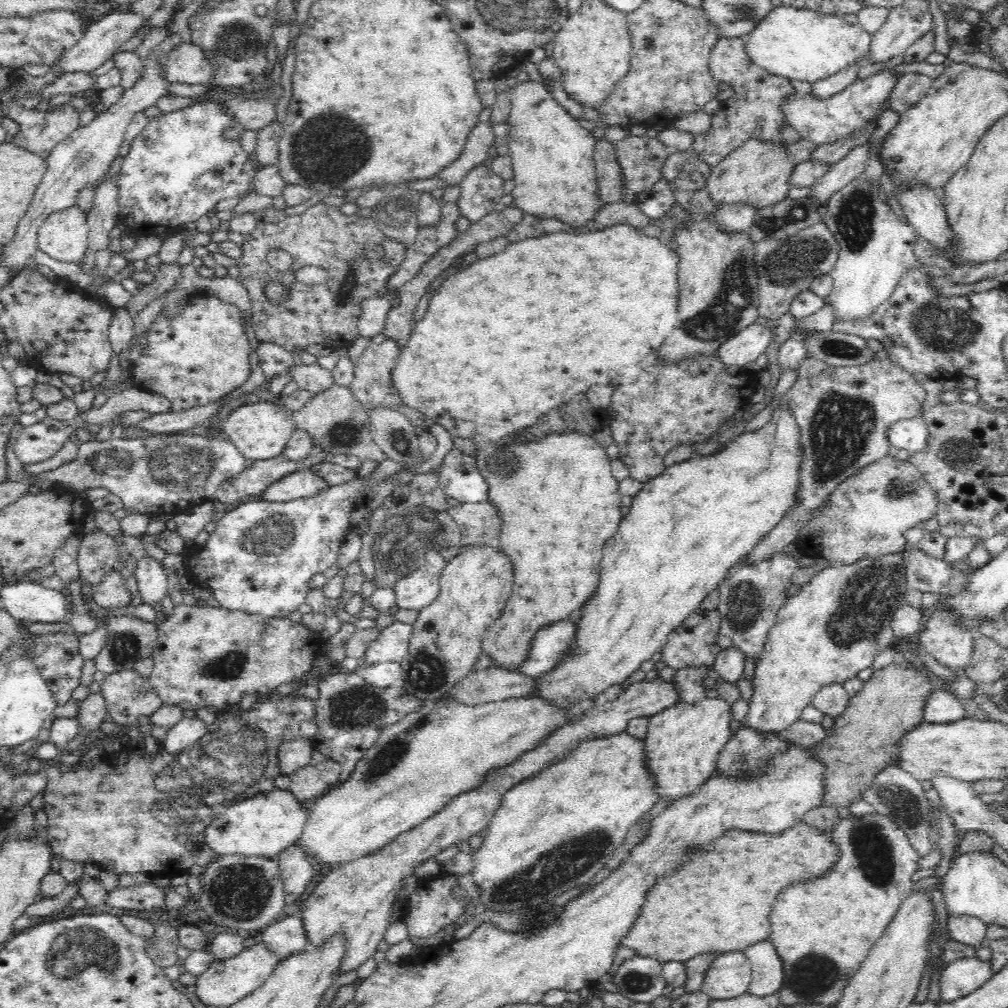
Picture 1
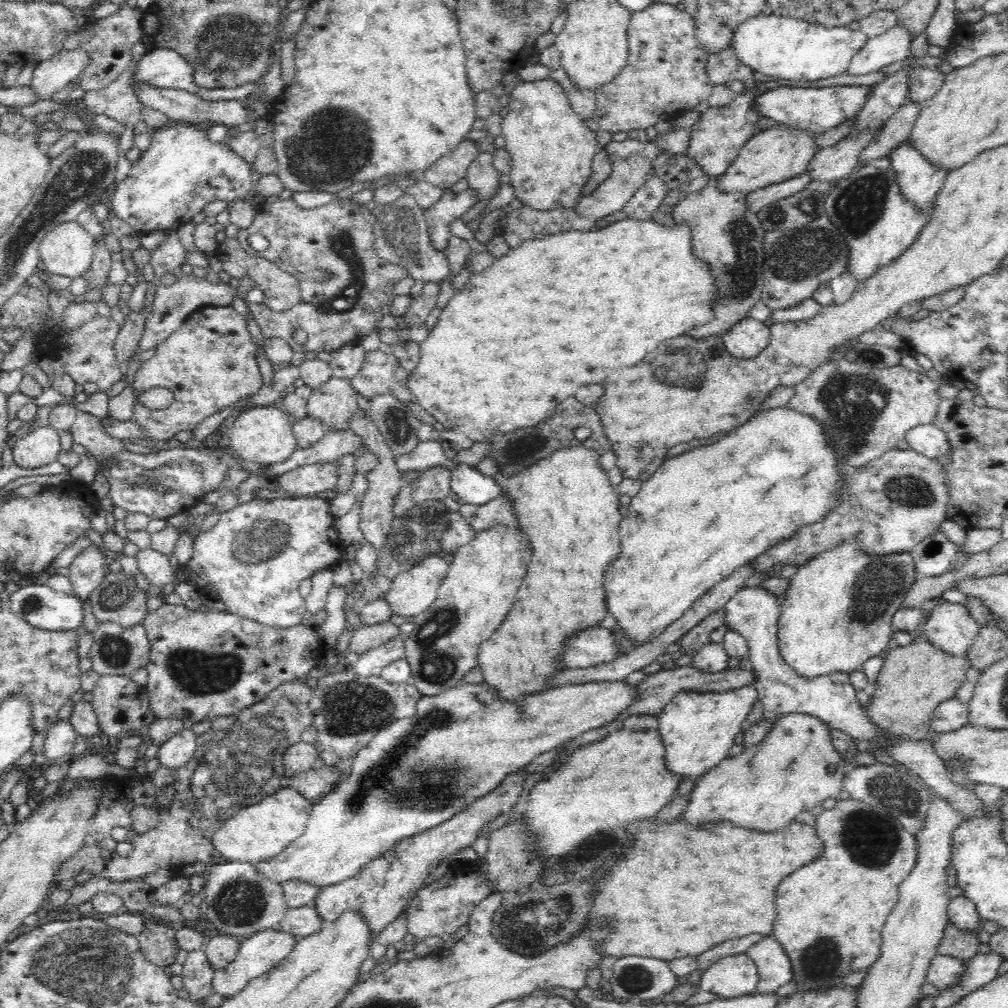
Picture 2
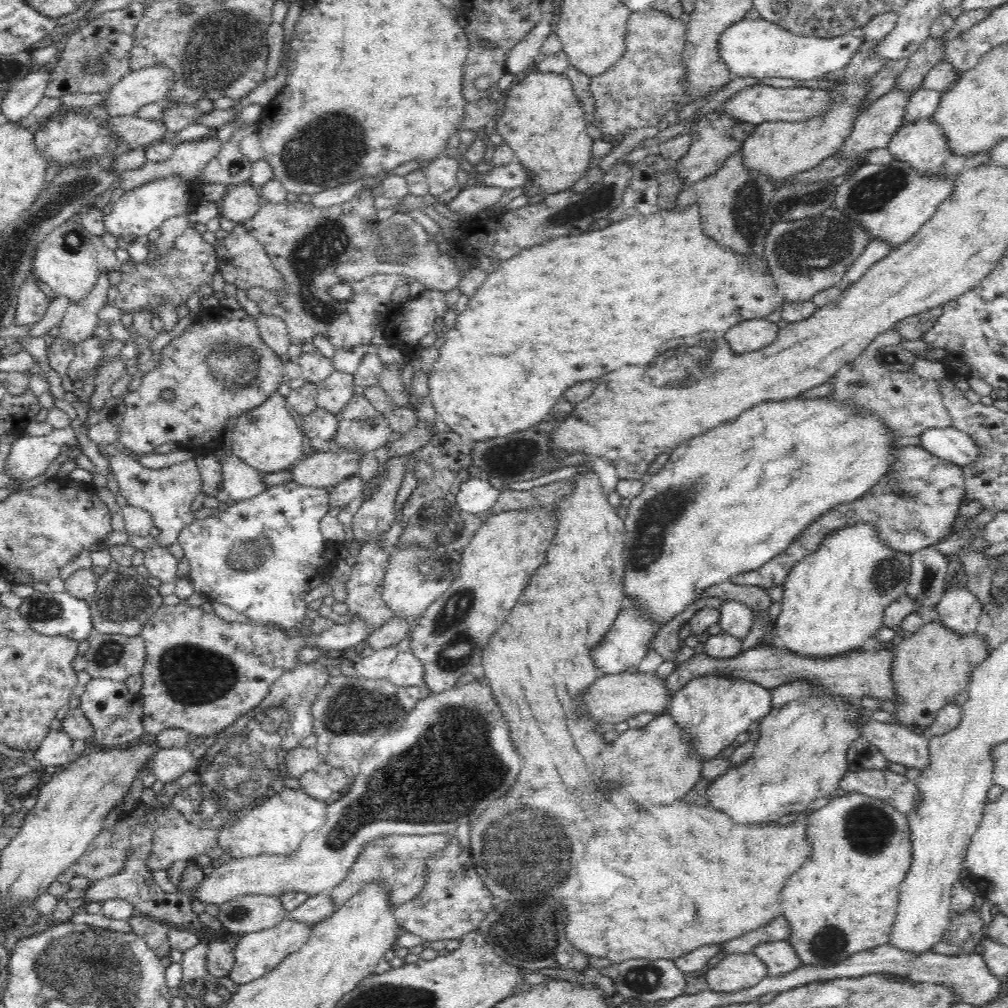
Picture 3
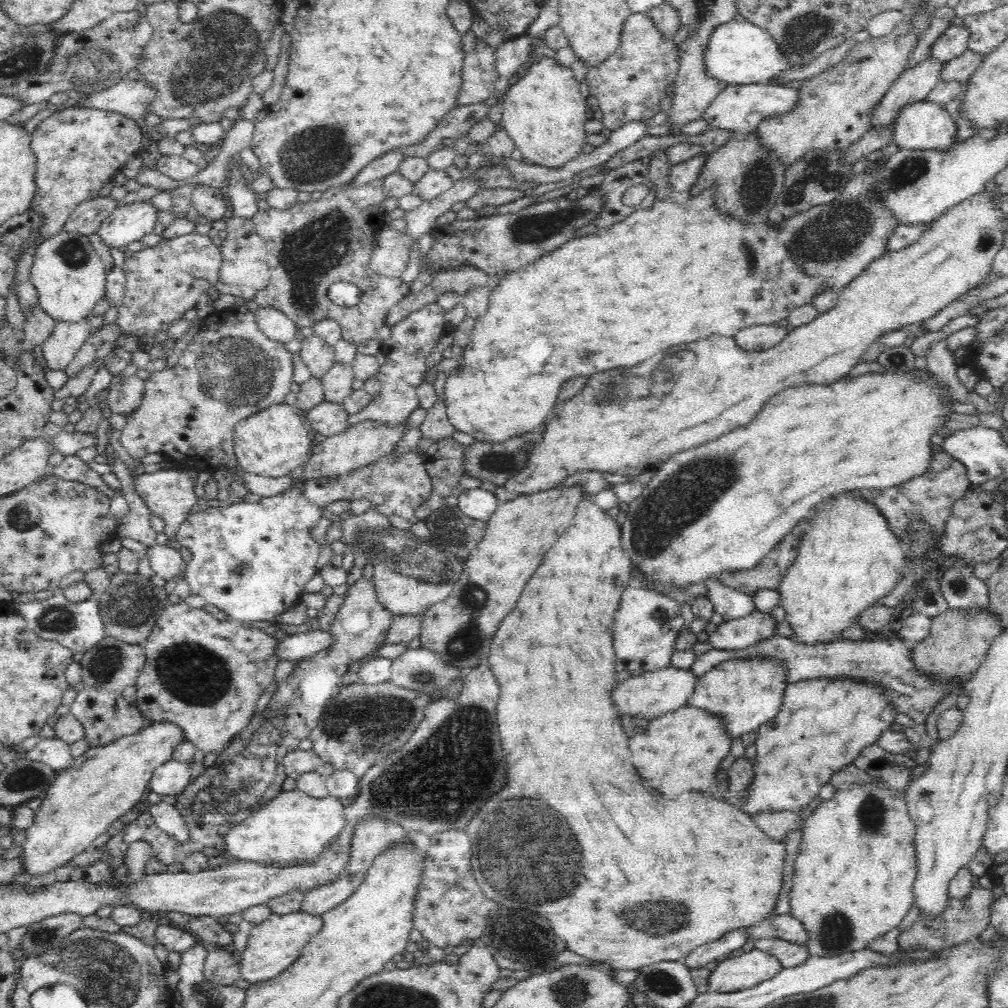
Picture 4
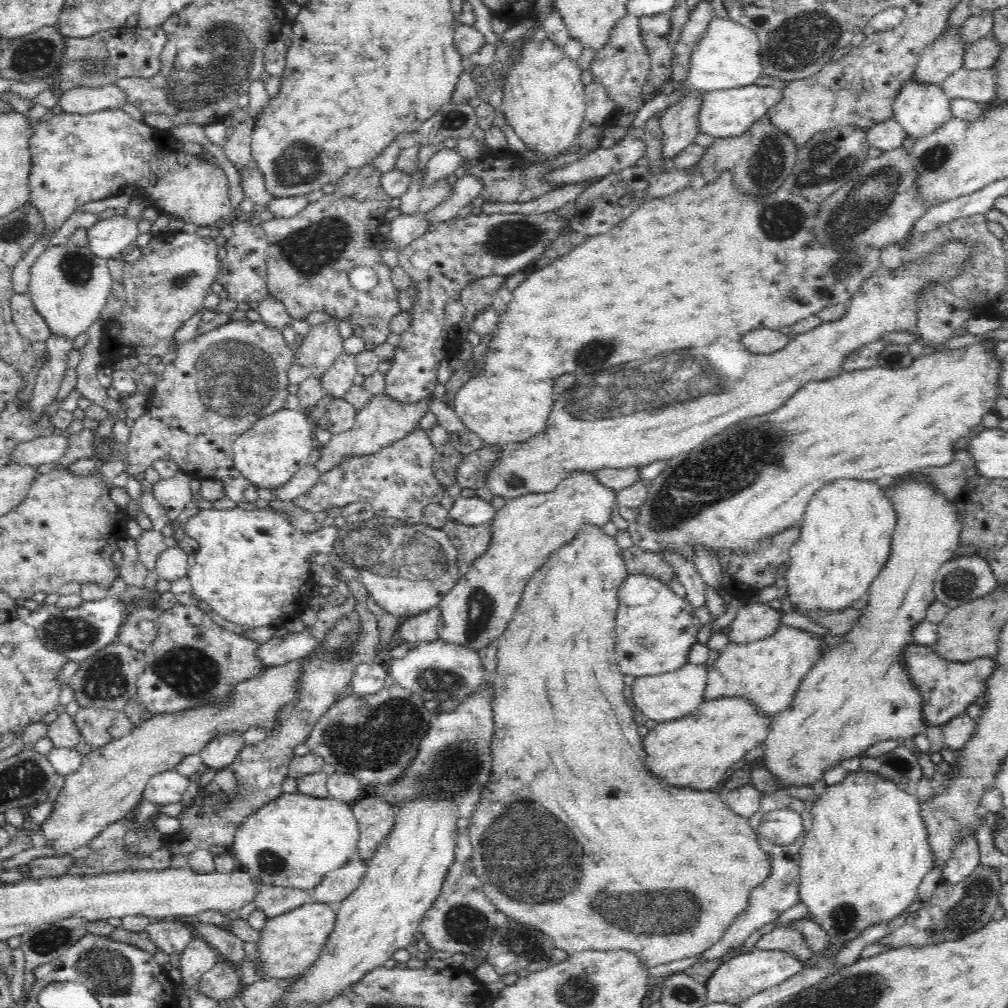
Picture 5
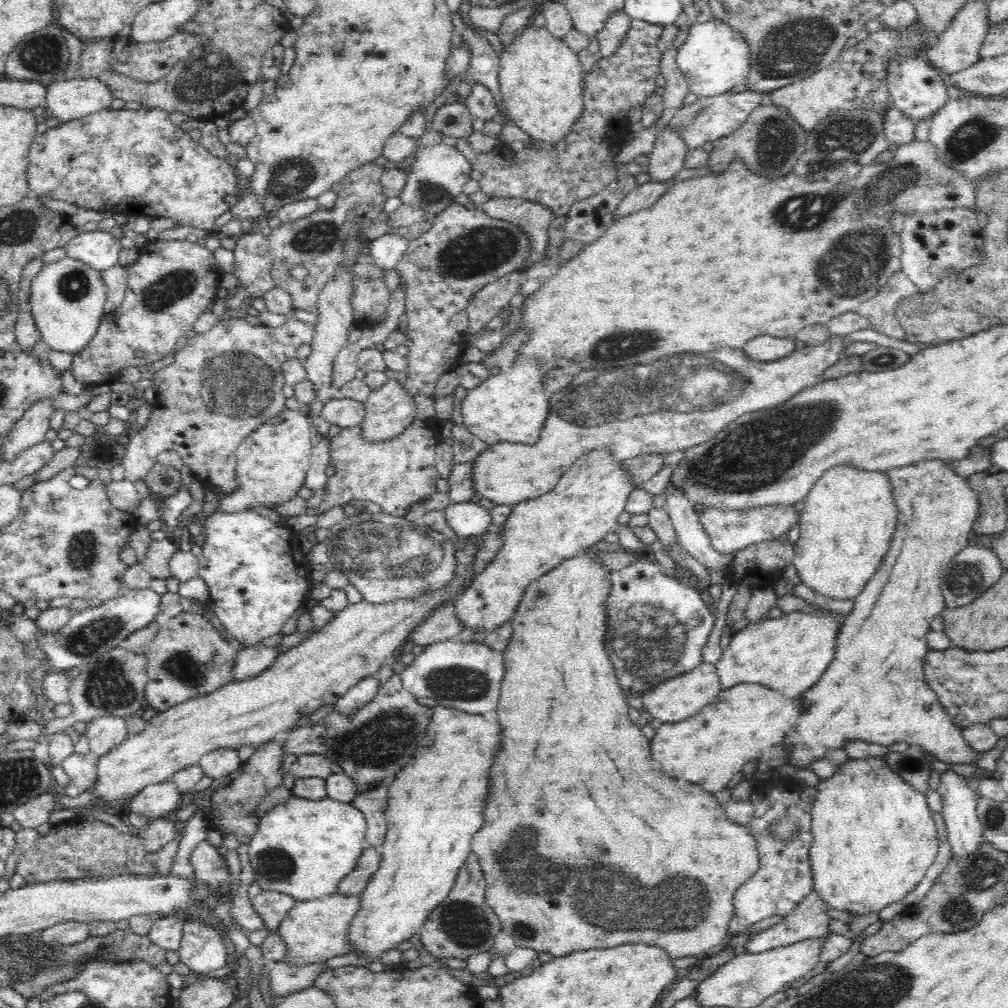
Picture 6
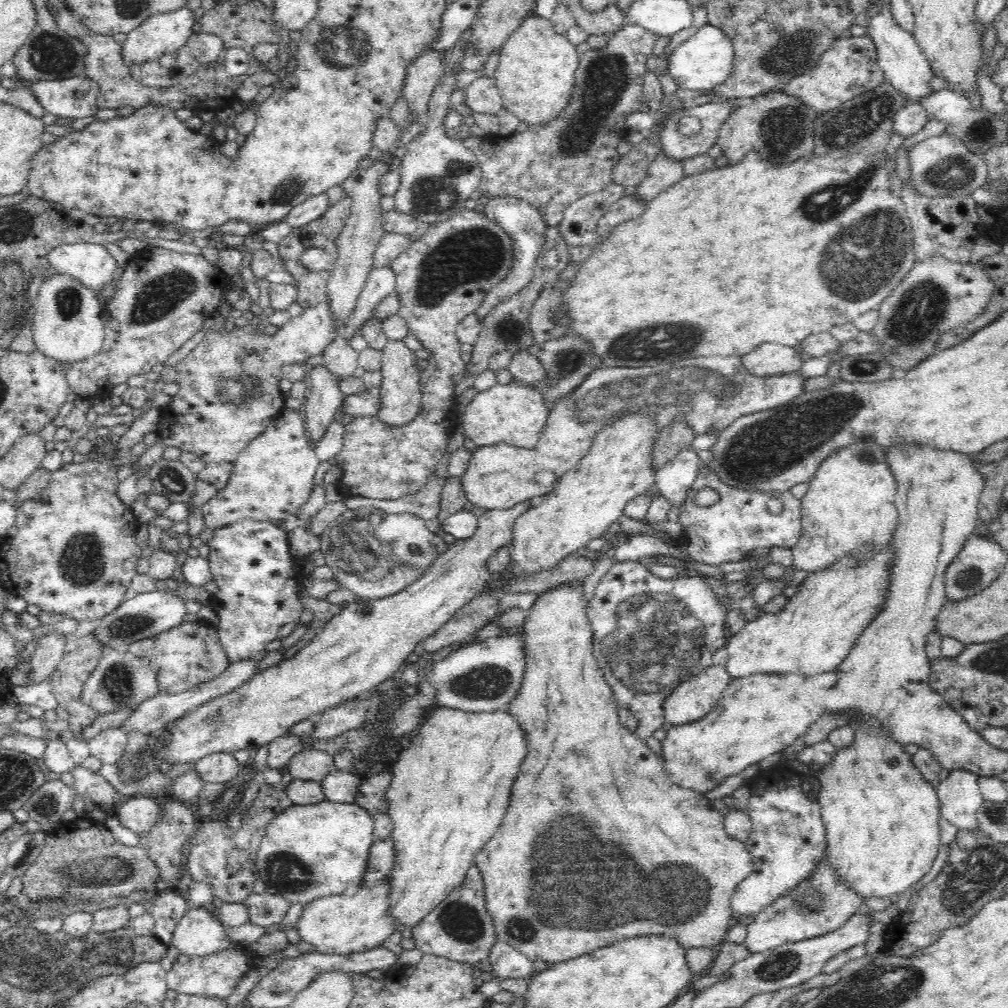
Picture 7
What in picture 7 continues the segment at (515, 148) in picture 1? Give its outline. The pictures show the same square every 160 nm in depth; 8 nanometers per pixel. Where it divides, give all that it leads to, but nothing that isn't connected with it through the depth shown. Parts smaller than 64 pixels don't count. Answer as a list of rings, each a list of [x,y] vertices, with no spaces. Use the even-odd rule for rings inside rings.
[[[534,12],[507,38],[493,74],[502,95],[503,108],[526,124],[552,120],[568,104],[581,55],[570,38],[558,34],[548,17]]]

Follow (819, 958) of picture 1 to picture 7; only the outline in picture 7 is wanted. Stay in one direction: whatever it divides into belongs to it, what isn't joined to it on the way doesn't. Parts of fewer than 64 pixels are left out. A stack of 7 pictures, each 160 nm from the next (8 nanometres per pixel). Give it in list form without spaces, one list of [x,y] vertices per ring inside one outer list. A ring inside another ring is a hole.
[[[875,718],[858,722],[854,742],[836,750],[834,760],[814,776],[821,784],[818,801],[826,825],[828,854],[836,870],[867,897],[890,897],[918,882],[934,864],[941,844],[941,807],[936,788],[914,766],[904,744],[886,736],[888,729]]]

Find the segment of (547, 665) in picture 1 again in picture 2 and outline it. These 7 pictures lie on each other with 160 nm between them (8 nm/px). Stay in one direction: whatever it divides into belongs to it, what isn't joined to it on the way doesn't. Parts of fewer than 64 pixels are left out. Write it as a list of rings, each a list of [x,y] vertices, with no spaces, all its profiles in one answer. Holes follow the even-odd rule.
[[[592,627],[564,642],[560,660],[564,668],[592,667],[616,659],[616,650],[616,639],[609,629]]]

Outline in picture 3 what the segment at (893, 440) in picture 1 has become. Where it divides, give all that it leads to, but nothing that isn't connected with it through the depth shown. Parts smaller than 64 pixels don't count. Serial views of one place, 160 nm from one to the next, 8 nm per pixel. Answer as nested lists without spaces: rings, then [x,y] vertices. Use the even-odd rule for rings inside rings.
[[[952,427],[930,428],[919,434],[919,445],[930,454],[948,460],[961,468],[974,462],[978,445],[962,431]]]

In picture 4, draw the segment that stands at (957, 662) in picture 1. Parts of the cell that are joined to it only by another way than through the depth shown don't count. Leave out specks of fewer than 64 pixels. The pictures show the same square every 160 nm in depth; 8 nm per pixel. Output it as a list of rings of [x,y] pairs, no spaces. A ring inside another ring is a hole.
[[[956,565],[946,573],[940,573],[940,586],[946,599],[948,609],[955,611],[983,611],[989,604],[987,582],[974,577],[972,566]]]

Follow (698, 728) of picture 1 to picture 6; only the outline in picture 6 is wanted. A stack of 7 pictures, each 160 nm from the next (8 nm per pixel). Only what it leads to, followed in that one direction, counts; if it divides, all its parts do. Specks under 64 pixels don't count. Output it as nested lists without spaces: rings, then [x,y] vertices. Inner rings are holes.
[[[811,606],[811,611],[808,612],[785,613],[777,619],[746,625],[741,631],[732,635],[728,646],[715,663],[721,687],[728,689],[741,683],[759,683],[761,686],[778,691],[786,699],[799,698],[823,676],[828,664],[831,665],[832,658],[835,657],[836,634],[843,619],[842,615]]]

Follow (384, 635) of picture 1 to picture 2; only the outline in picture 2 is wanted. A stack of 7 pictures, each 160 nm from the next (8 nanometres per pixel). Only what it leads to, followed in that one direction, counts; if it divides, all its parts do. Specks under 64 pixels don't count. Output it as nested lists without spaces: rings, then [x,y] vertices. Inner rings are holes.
[[[394,636],[380,646],[363,652],[352,663],[353,670],[360,677],[380,676],[381,670],[391,662],[405,658],[405,640]]]

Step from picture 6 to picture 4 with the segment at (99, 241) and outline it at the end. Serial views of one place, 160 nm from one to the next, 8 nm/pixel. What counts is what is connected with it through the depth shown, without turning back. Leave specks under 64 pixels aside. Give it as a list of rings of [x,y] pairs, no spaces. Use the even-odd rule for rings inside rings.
[[[151,199],[134,202],[119,207],[112,212],[97,231],[105,245],[119,249],[129,243],[140,241],[152,233],[158,223],[160,210],[154,206]]]

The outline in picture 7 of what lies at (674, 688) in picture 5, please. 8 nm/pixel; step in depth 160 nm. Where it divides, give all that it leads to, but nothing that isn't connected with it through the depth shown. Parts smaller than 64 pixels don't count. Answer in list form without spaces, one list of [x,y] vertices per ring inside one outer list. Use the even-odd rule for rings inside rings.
[[[712,666],[699,672],[697,676],[680,684],[675,692],[665,699],[664,716],[674,725],[683,725],[699,721],[700,718],[712,713],[723,698],[726,688],[731,684],[733,677],[725,667]]]

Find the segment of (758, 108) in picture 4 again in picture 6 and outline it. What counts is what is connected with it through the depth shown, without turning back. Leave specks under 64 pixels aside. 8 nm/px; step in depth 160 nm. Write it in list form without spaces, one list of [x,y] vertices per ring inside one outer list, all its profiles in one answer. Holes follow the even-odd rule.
[[[753,90],[728,91],[716,96],[698,97],[694,103],[682,106],[670,123],[690,149],[698,149],[704,142],[714,142],[732,134],[732,131],[737,131],[748,120],[752,111],[756,110],[756,107],[767,103],[767,97],[768,94],[754,93]]]

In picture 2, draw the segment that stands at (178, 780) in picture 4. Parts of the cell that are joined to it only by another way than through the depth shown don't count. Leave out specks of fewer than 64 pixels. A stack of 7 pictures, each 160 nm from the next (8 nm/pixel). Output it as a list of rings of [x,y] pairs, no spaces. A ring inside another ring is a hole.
[[[192,728],[177,731],[160,746],[157,756],[160,764],[166,768],[180,768],[186,762],[193,760],[198,737]]]

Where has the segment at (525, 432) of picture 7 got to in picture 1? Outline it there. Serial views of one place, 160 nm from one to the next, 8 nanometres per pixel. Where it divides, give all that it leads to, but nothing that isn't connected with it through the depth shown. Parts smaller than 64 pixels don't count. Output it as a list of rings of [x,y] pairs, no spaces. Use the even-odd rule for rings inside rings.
[[[610,226],[605,230],[600,230],[600,232],[588,232],[588,234],[584,234],[583,232],[574,234],[563,231],[544,235],[543,237],[525,238],[520,242],[512,242],[510,246],[506,246],[502,252],[498,252],[498,254],[494,254],[494,256],[490,256],[490,258],[479,258],[476,262],[464,268],[464,270],[457,271],[454,275],[450,275],[446,277],[446,280],[443,280],[442,284],[440,284],[440,288],[436,289],[438,292],[429,299],[430,304],[426,307],[424,318],[413,323],[414,328],[409,335],[408,343],[405,343],[404,347],[400,347],[398,358],[396,358],[396,366],[390,370],[392,384],[396,387],[401,401],[405,405],[408,405],[410,408],[415,408],[432,419],[436,424],[443,426],[452,437],[460,436],[460,438],[470,438],[472,442],[476,444],[476,452],[478,452],[480,444],[484,444],[484,448],[486,448],[486,446],[490,448],[492,444],[496,444],[496,441],[502,442],[502,439],[508,436],[508,434],[516,432],[516,430],[520,430],[520,428],[528,428],[528,426],[536,424],[538,418],[540,418],[540,414],[544,414],[544,412],[556,408],[556,406],[562,404],[562,402],[570,401],[570,398],[572,398],[574,394],[585,393],[587,391],[586,388],[589,389],[592,384],[610,385],[610,380],[618,374],[618,370],[622,370],[624,366],[638,364],[642,358],[656,353],[660,348],[660,344],[665,341],[665,338],[668,338],[668,334],[670,334],[670,332],[674,330],[674,326],[678,324],[676,322],[676,316],[678,316],[678,280],[676,280],[678,264],[679,255],[676,250],[671,250],[669,246],[663,245],[662,242],[656,240],[654,237],[642,235],[639,230],[632,226]]]

